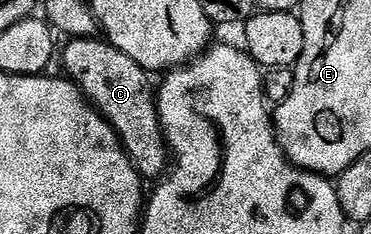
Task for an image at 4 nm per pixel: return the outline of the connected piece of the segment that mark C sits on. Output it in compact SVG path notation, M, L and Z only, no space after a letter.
M91 37L71 38L67 43L60 51L65 78L78 85L90 106L109 123L143 180L157 180L167 170L168 148L158 116L156 91L150 88L151 76L109 41Z

